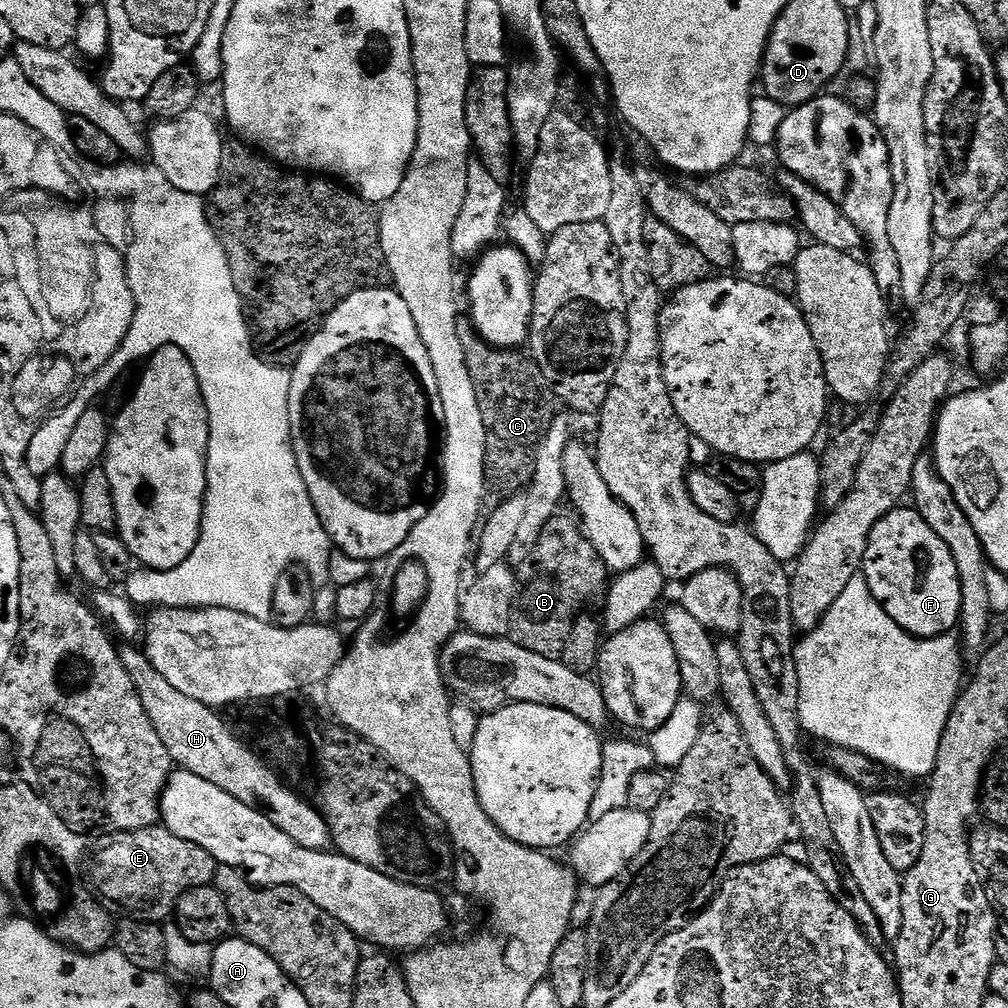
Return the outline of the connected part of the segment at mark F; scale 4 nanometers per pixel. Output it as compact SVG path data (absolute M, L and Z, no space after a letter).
M901 506L896 508L870 534L870 542L866 546L862 575L870 586L874 598L912 636L929 640L935 636L947 636L960 623L960 606L962 604L962 586L958 578L958 566L954 566L954 554L950 554L950 546L930 530L930 526L916 513L915 507Z

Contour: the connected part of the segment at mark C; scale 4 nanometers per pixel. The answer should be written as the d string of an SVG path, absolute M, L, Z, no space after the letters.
M458 319L458 338L466 350L466 366L474 382L476 401L484 419L484 474L492 480L531 480L536 452L550 424L558 415L558 401L551 384L531 355L511 348L493 348L476 332L471 319Z

